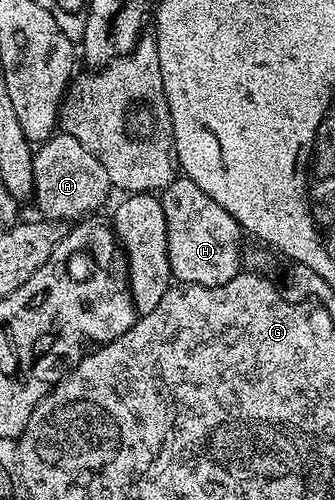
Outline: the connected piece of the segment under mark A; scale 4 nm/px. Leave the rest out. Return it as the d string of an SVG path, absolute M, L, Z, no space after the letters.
M55 132L49 139L38 143L33 153L33 203L40 210L44 219L52 222L70 223L72 220L83 220L91 214L107 198L107 193L112 193L113 187L110 182L109 173L88 148L74 139L73 136L62 132Z

